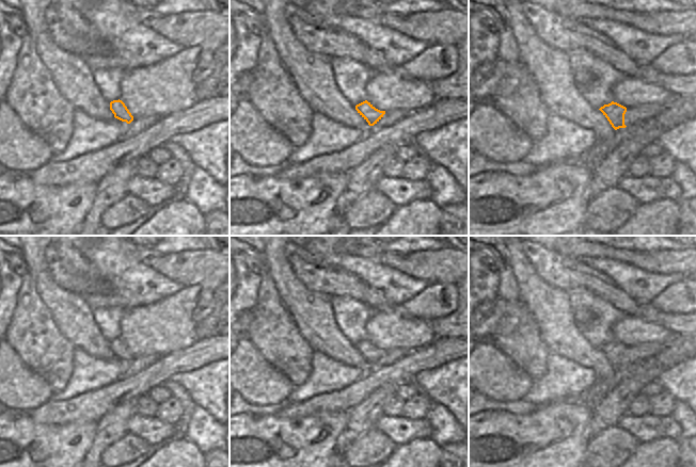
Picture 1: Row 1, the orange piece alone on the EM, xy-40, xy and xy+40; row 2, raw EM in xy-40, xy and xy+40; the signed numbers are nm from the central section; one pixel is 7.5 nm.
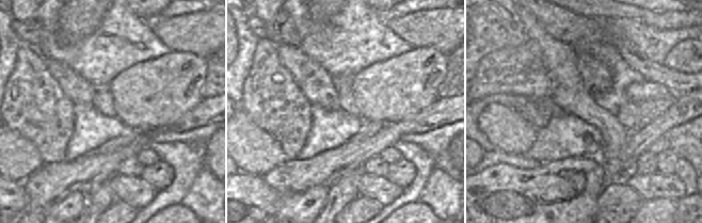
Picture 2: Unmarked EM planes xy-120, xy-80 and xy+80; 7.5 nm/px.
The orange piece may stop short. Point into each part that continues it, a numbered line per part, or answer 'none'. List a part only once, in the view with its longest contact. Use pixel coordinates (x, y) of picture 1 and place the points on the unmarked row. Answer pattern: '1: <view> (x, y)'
none

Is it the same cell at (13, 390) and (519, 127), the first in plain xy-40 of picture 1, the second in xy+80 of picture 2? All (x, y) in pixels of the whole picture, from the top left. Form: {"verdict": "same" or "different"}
{"verdict": "same"}

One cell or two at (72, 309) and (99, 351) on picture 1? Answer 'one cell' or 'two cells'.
one cell

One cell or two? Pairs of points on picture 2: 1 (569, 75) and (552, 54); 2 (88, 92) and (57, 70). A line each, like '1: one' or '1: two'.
1: one
2: one

